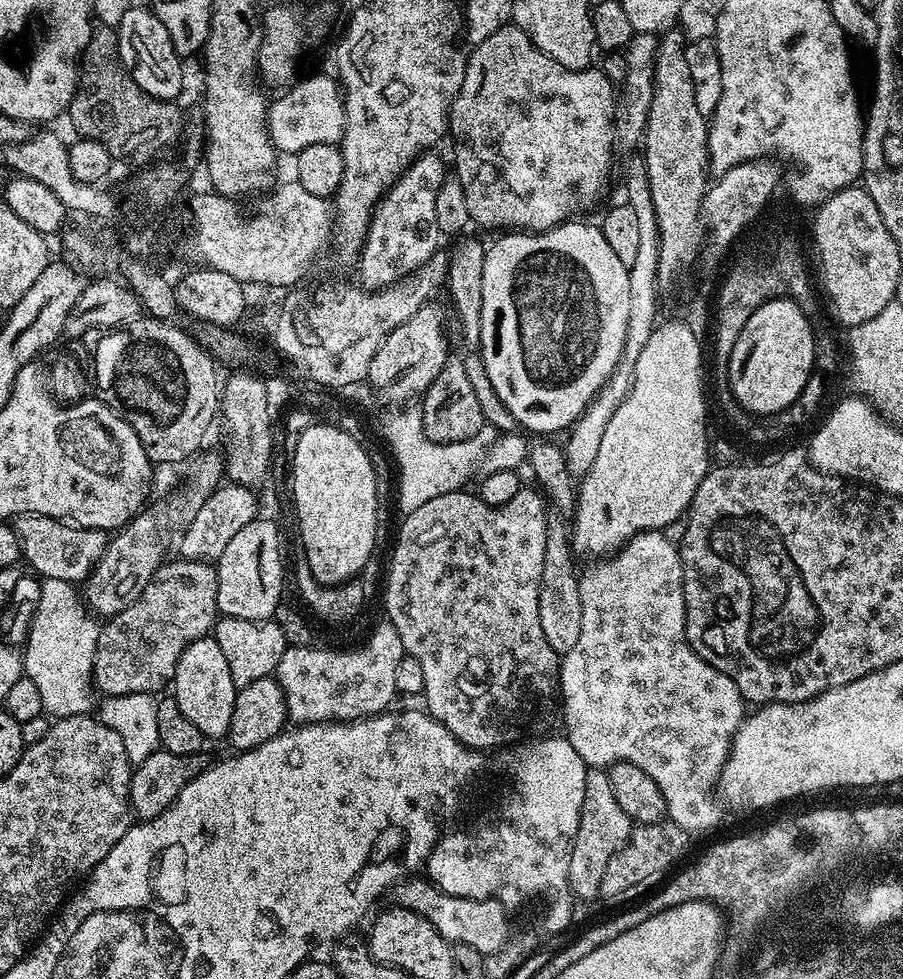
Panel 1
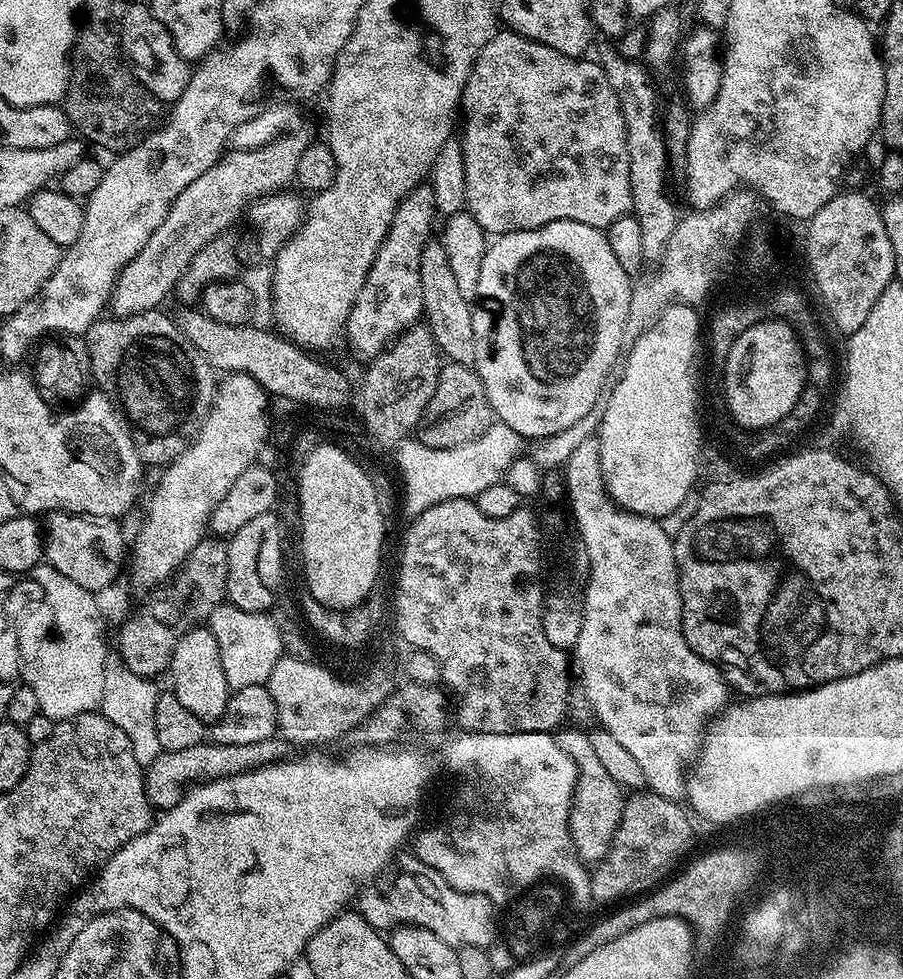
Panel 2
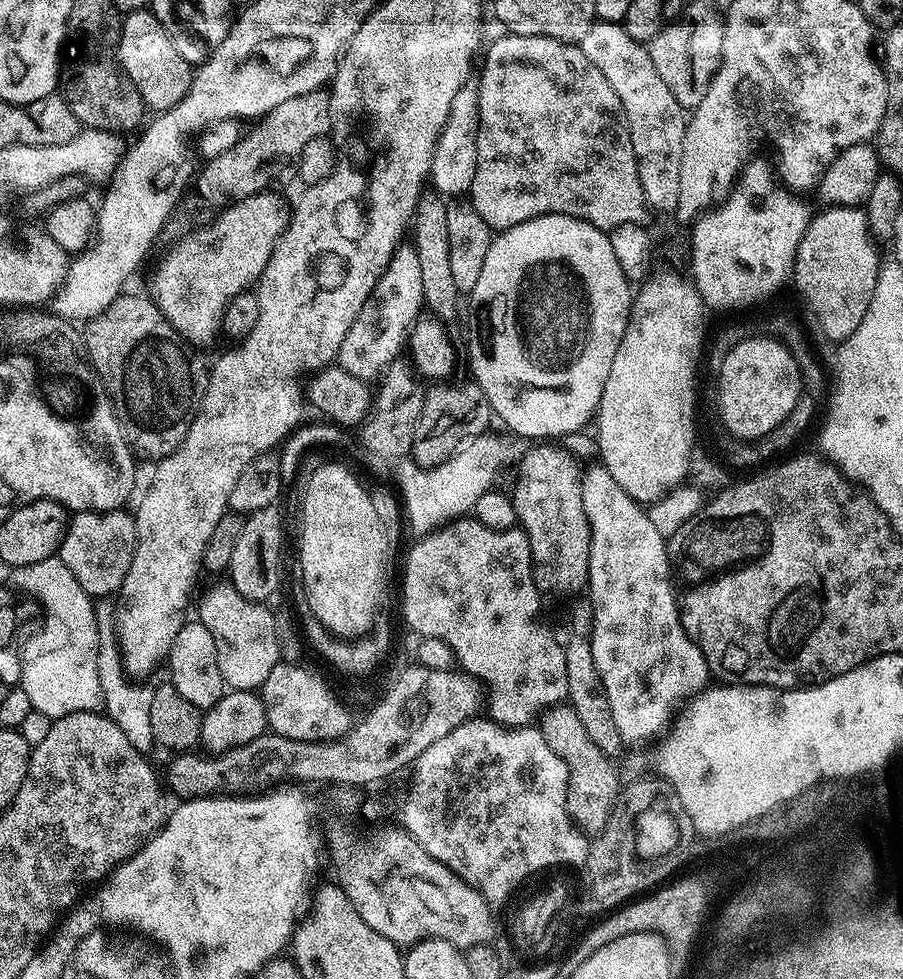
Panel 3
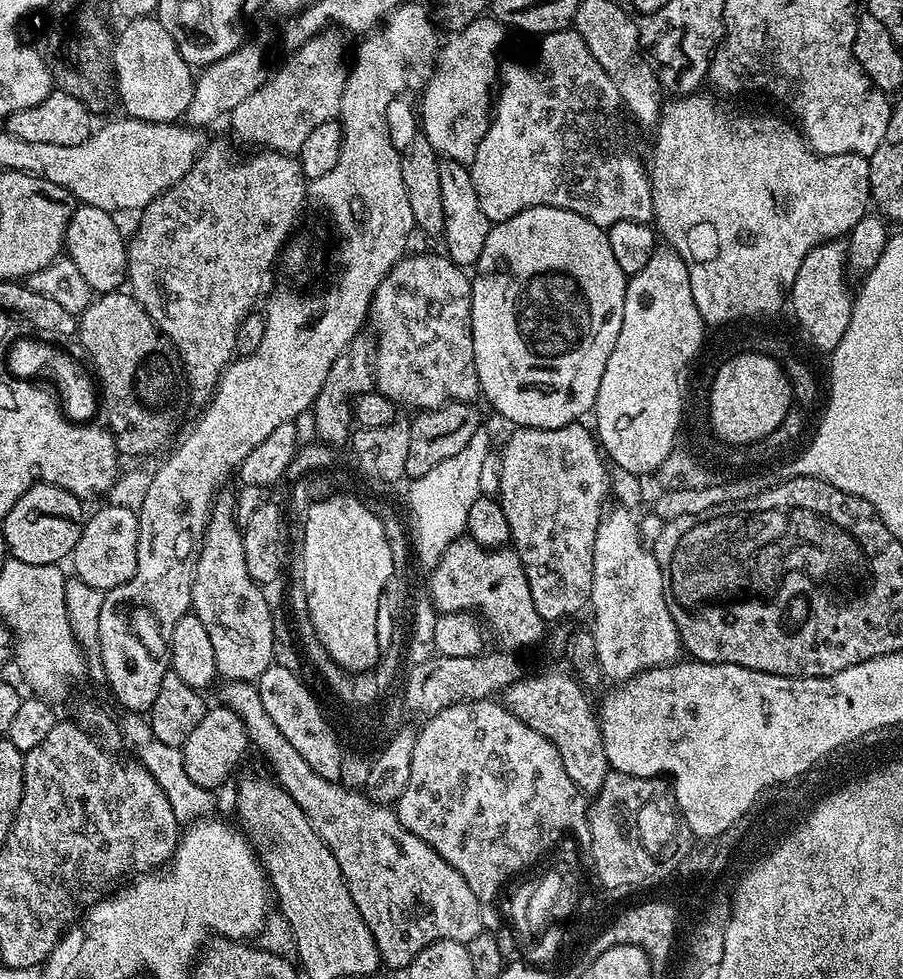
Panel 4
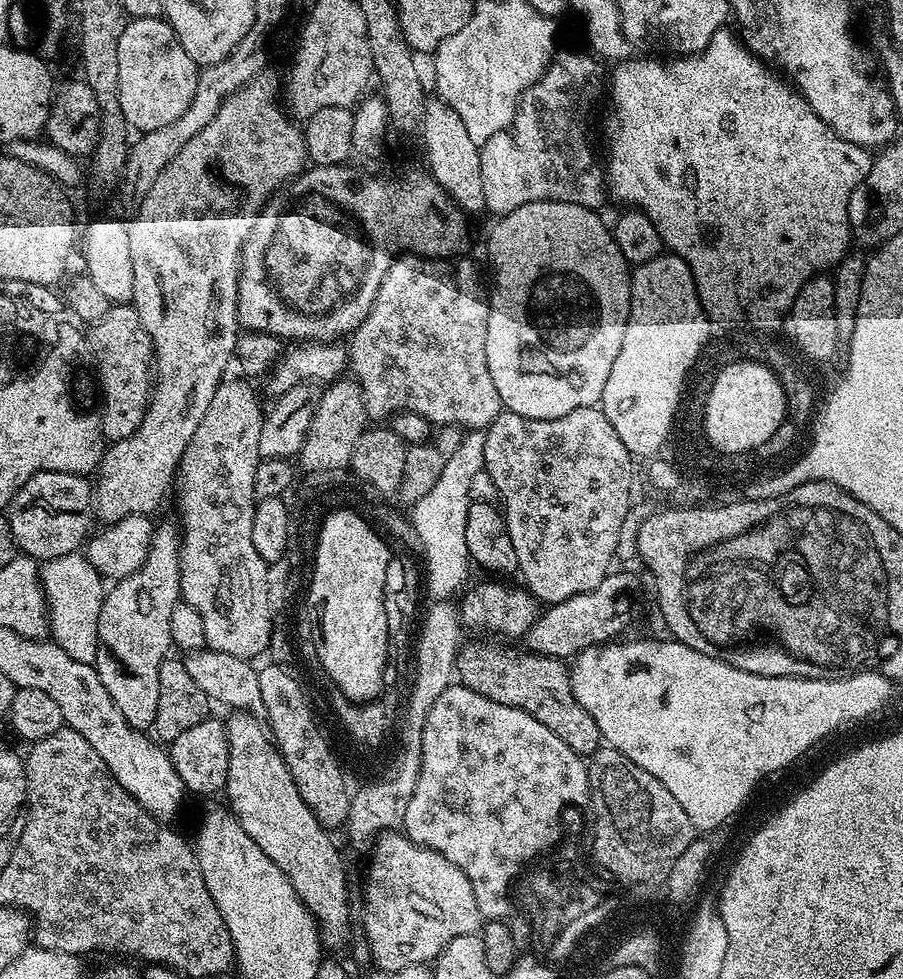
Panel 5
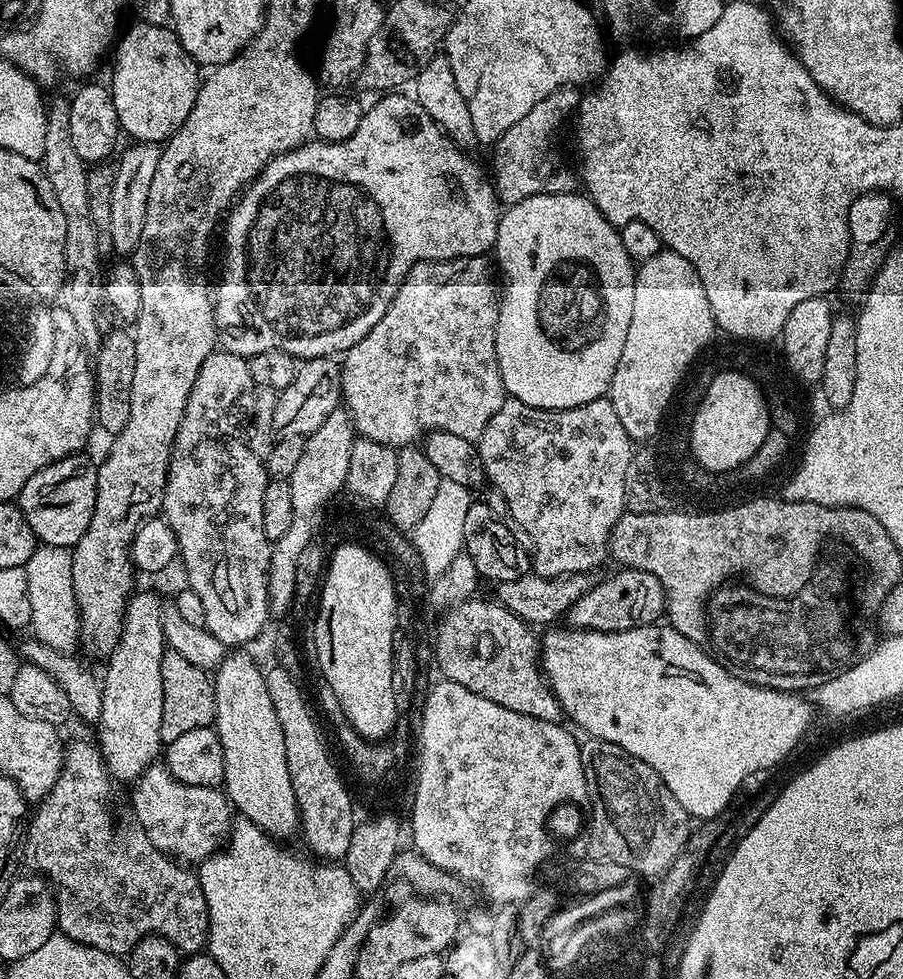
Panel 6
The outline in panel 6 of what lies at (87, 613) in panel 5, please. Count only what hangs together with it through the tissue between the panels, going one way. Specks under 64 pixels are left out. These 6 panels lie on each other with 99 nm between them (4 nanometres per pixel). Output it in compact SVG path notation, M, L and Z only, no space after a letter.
M48 545L37 547L24 569L31 604L29 625L34 632L33 637L54 650L73 653L79 647L80 611L76 607L76 595L73 590L71 549Z

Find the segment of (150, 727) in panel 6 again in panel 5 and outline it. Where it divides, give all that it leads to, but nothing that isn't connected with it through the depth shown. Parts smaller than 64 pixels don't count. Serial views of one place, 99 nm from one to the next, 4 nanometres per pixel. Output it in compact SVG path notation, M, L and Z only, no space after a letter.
M175 523L155 525L154 531L151 533L151 540L148 546L148 553L144 565L134 574L127 576L125 580L117 580L107 589L104 601L102 602L101 613L98 615L98 642L97 656L95 668L98 672L98 677L102 680L103 686L109 691L110 698L113 699L114 706L122 712L129 726L137 730L147 729L156 721L156 711L158 710L158 670L162 666L162 662L169 655L168 648L173 647L172 639L170 638L170 613L174 611L174 606L181 603L182 597L180 594L180 534L181 531Z

